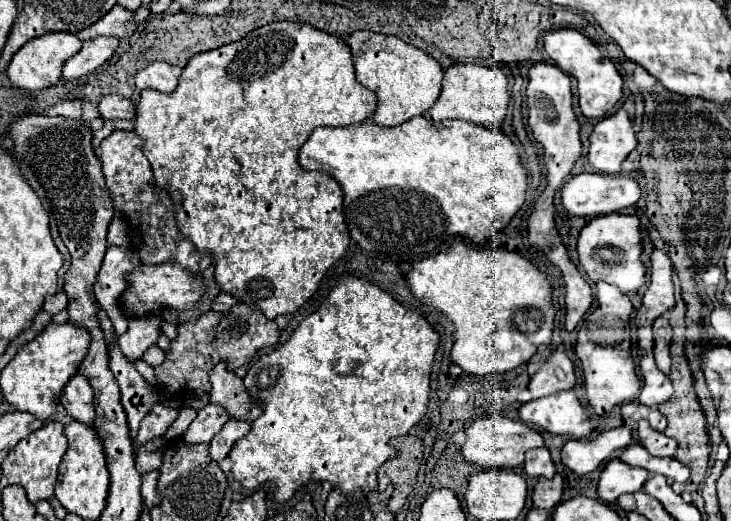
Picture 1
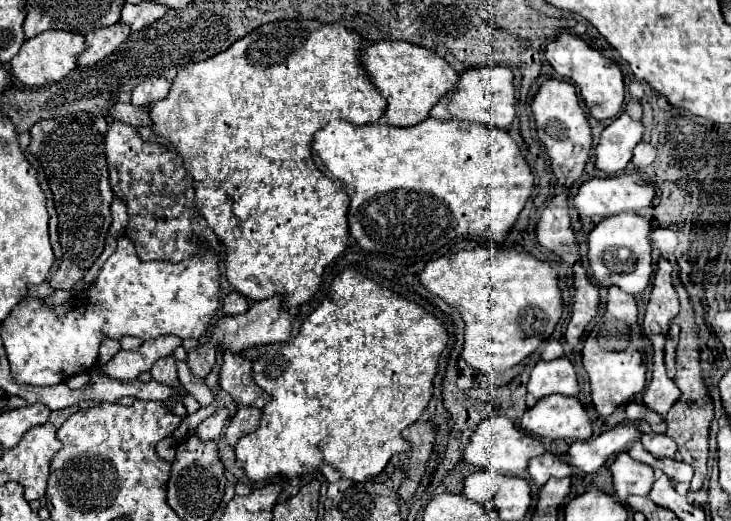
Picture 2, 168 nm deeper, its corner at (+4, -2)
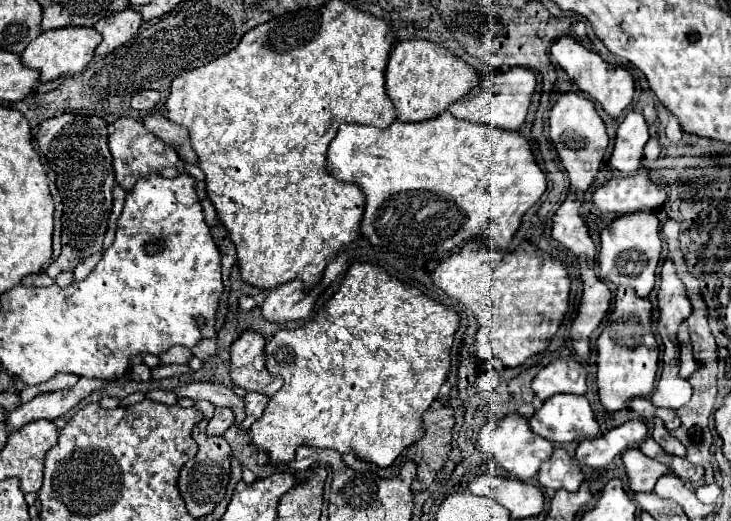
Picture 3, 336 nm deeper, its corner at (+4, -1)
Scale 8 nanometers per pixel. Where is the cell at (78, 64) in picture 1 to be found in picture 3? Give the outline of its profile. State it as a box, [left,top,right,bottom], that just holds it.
[95,7,143,55]

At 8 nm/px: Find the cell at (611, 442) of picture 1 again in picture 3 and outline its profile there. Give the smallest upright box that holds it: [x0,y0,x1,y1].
[575,419,649,469]

